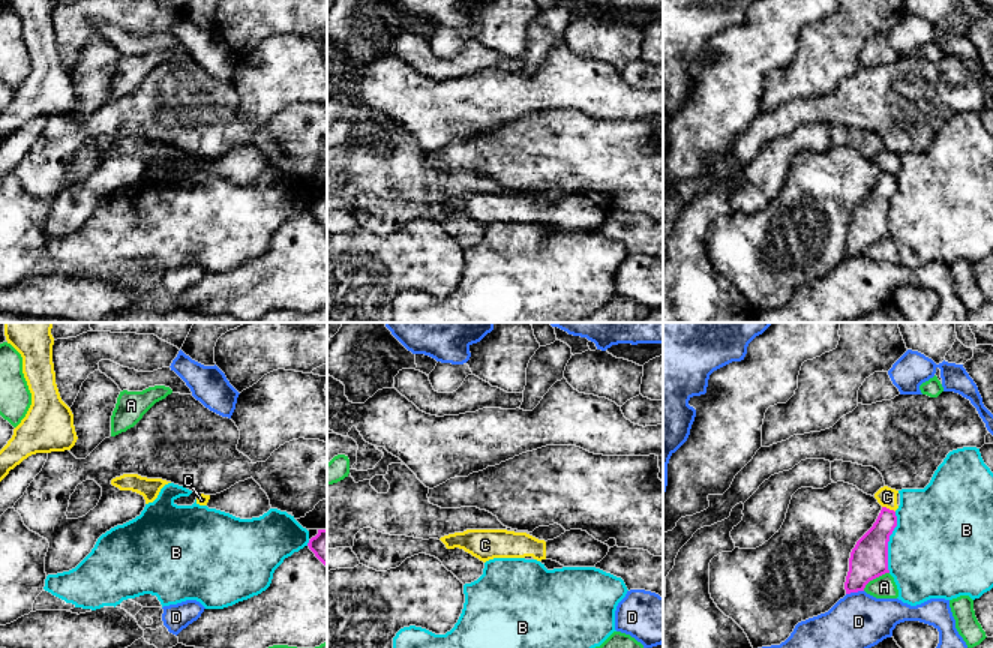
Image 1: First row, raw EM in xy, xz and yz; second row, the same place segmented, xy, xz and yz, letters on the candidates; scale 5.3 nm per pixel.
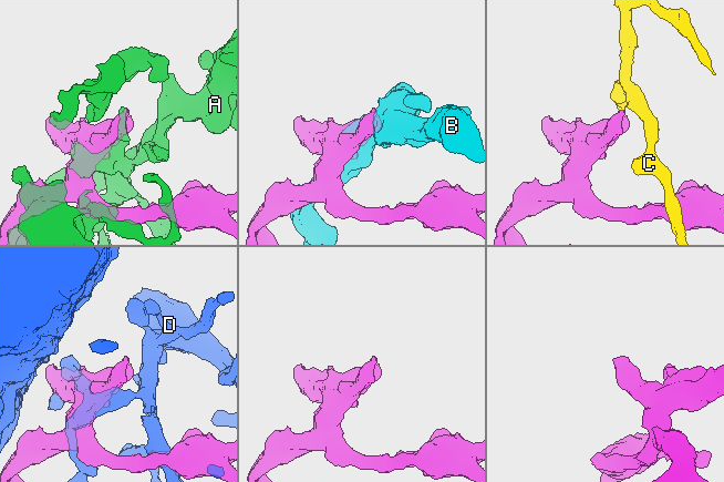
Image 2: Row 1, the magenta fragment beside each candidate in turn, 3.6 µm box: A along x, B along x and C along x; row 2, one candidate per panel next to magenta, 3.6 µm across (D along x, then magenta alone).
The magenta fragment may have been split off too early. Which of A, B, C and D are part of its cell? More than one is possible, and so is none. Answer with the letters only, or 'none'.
none

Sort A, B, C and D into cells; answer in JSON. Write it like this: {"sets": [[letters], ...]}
{"sets": [["A"], ["B"], ["C", "D"]]}

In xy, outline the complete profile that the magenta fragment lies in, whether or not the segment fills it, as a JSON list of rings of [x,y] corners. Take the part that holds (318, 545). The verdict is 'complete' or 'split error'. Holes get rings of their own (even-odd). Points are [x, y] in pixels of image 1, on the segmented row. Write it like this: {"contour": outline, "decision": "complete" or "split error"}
{"contour": [[[318,530],[318,534],[309,540],[308,546],[327,567],[327,530]]], "decision": "complete"}

